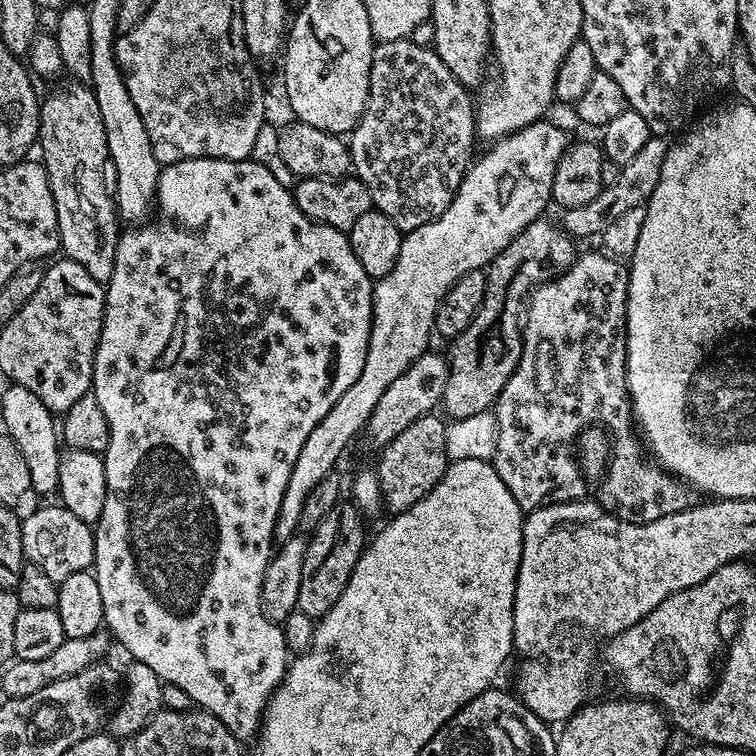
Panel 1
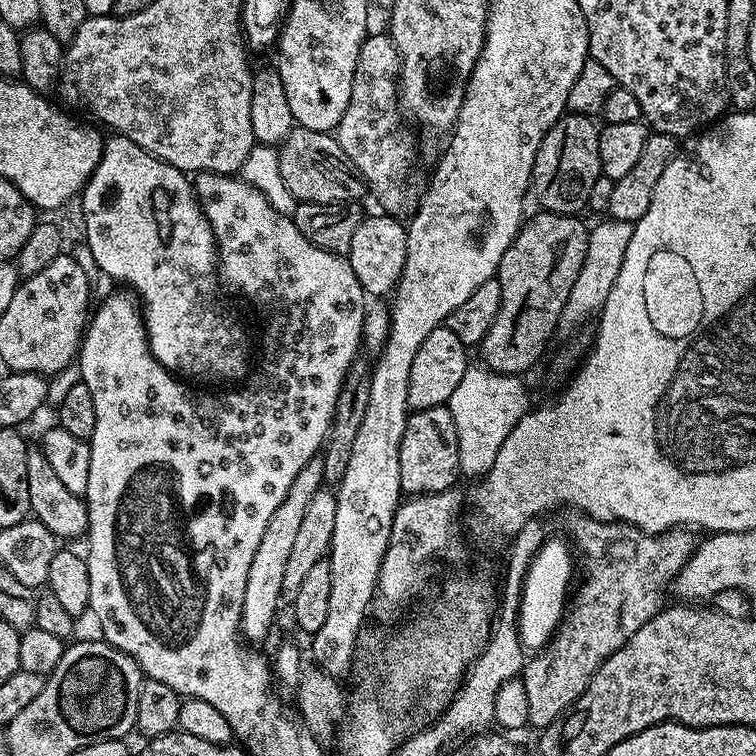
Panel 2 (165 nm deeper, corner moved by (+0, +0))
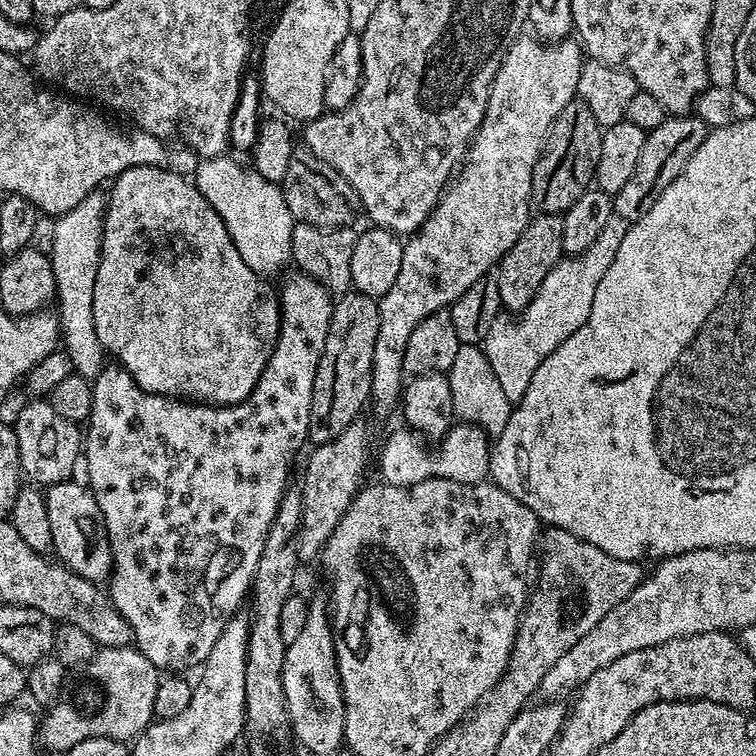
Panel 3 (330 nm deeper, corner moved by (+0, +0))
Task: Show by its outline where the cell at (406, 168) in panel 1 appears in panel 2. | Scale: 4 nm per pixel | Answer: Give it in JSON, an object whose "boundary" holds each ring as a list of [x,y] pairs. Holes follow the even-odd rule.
{"boundary":[[[369,34],[362,42],[362,50],[358,54],[358,66],[354,70],[354,86],[350,90],[350,106],[346,106],[346,114],[342,114],[342,122],[334,130],[336,141],[342,146],[346,158],[354,162],[360,171],[367,191],[376,195],[383,211],[397,218],[411,217],[420,205],[421,185],[416,185],[412,177],[412,167],[416,164],[416,140],[408,128],[400,125],[402,112],[398,107],[398,81],[400,78],[400,55],[394,46],[391,36],[387,34]]]}

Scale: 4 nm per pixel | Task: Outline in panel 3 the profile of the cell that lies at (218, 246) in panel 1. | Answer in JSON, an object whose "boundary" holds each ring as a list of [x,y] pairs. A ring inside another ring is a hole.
{"boundary":[[[293,271],[293,276],[283,277],[284,285],[279,285],[280,298],[280,337],[276,340],[274,350],[254,386],[254,390],[242,402],[223,406],[193,404],[170,396],[150,394],[130,378],[126,369],[112,362],[96,375],[92,386],[94,402],[92,412],[86,421],[86,443],[82,448],[82,456],[88,460],[87,487],[98,502],[98,510],[102,510],[102,518],[106,522],[106,530],[112,547],[112,574],[110,577],[110,599],[114,607],[120,611],[132,631],[135,647],[157,670],[184,670],[180,668],[199,669],[210,654],[214,642],[218,642],[218,634],[227,626],[229,620],[241,611],[240,603],[245,603],[252,587],[252,576],[256,573],[258,558],[262,554],[262,546],[268,537],[270,526],[274,522],[274,514],[282,502],[285,492],[289,491],[288,475],[292,472],[292,459],[300,452],[303,444],[309,443],[308,427],[310,426],[310,402],[314,399],[314,374],[318,374],[318,362],[322,358],[322,350],[326,346],[326,334],[332,321],[333,293],[323,288],[312,276],[303,272]]]}

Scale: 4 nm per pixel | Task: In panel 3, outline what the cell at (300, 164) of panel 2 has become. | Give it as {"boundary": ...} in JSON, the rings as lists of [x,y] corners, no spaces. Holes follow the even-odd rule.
{"boundary":[[[303,146],[290,154],[290,166],[286,169],[282,187],[293,221],[319,228],[347,228],[357,223],[358,201],[354,186],[350,186],[350,182],[346,182],[330,162],[318,158]]]}

